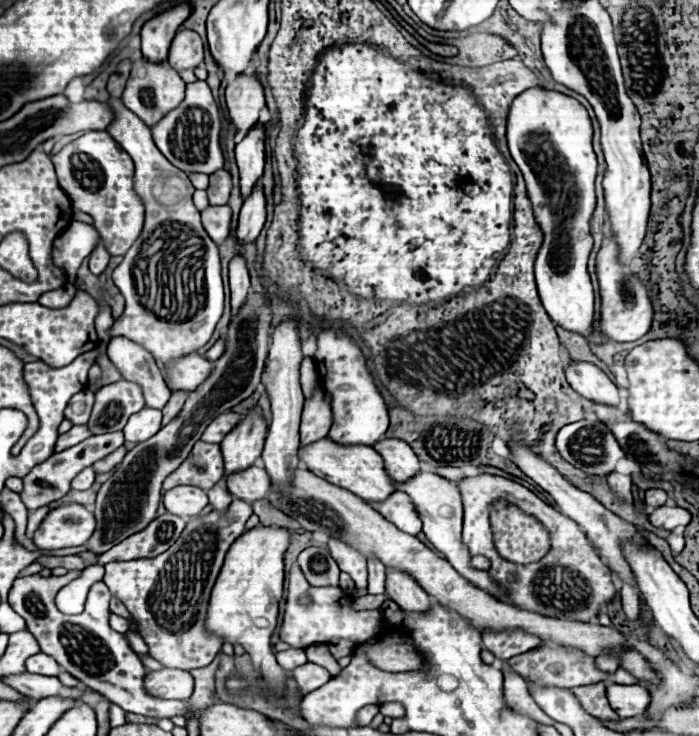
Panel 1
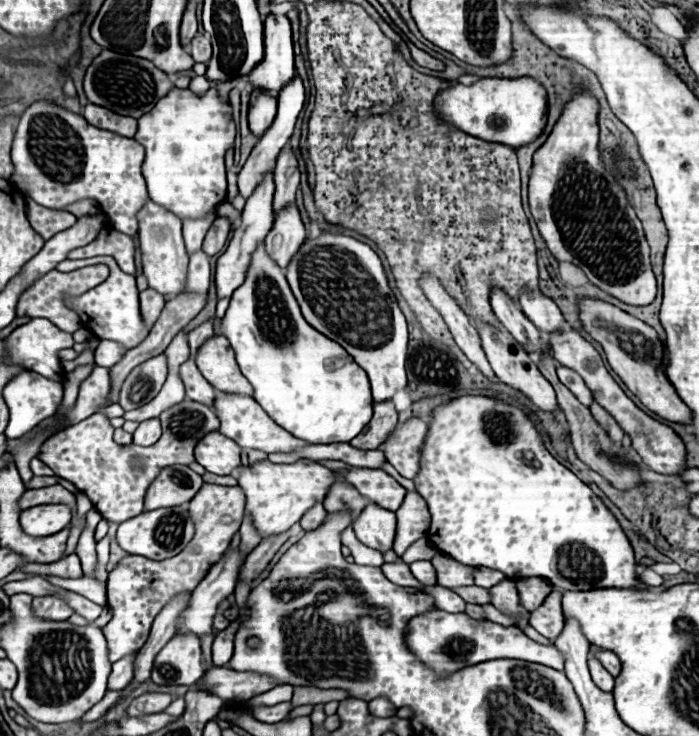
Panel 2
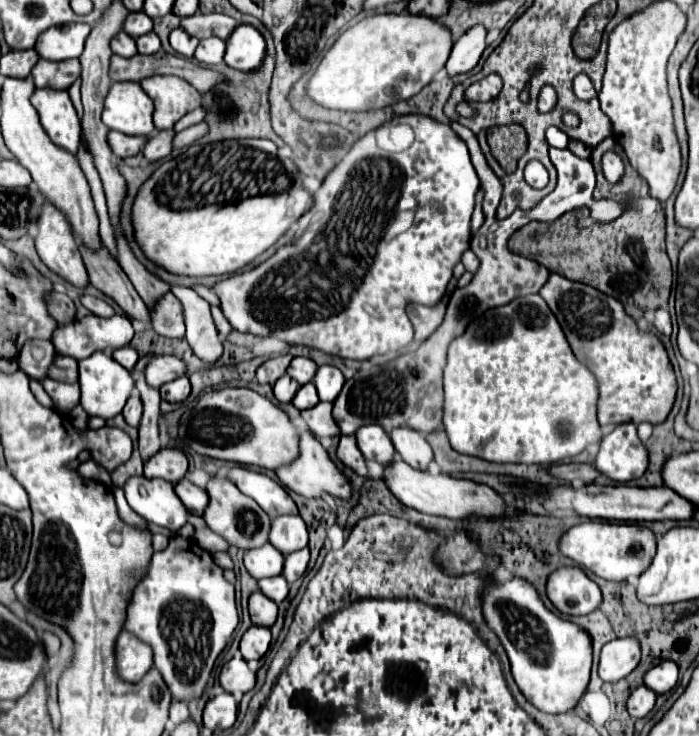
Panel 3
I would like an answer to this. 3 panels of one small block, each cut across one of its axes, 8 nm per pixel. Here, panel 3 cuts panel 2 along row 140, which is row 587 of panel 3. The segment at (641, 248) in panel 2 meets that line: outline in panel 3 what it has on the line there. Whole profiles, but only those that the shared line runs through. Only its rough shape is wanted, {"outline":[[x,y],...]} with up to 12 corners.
{"outline":[[580,568],[554,570],[546,596],[568,616],[590,614],[602,592]]}

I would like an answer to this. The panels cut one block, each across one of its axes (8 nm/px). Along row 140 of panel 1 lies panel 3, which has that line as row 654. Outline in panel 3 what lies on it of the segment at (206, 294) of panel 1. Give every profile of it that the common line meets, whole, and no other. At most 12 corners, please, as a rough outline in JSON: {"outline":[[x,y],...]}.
{"outline":[[132,632],[116,640],[118,674],[138,682],[154,666],[152,648]]}

